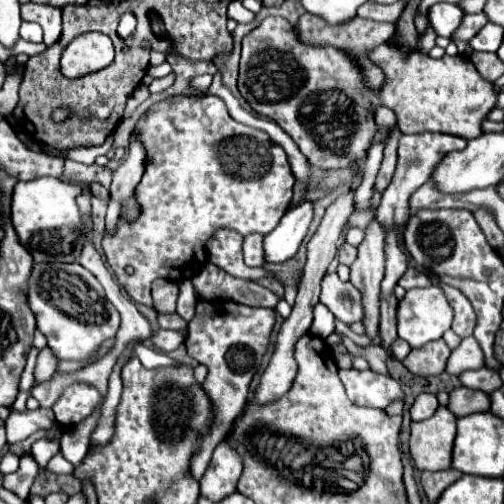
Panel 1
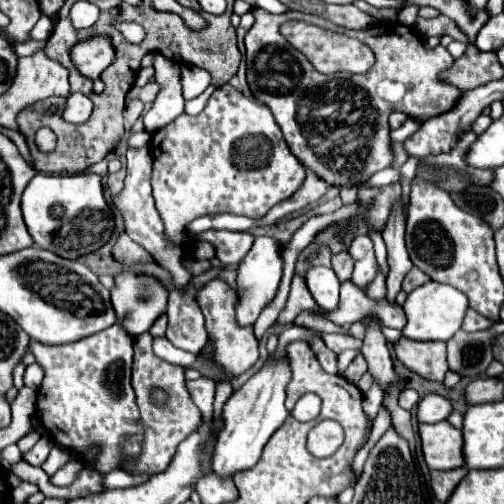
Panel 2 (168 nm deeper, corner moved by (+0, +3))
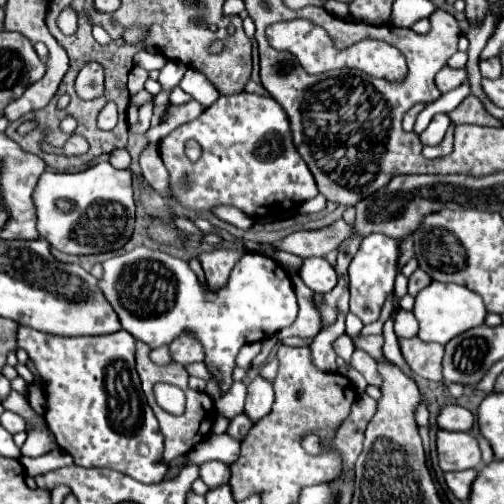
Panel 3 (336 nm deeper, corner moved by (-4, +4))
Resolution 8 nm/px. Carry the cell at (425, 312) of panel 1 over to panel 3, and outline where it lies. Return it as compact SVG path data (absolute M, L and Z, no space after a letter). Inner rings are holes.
M432 282L424 290L418 292L412 314L416 316L416 320L420 324L418 338L422 342L446 344L454 336L458 336L458 334L474 328L474 326L480 326L484 322L486 308L482 304L482 298L478 294L474 294L472 290L468 290L466 286L460 286L454 282L448 282L448 284Z

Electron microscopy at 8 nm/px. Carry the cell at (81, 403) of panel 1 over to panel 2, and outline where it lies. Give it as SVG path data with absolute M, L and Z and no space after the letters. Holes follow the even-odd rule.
M120 325L66 345L30 341L28 351L44 369L36 417L56 445L76 453L82 463L86 463L86 453L96 447L98 455L92 467L100 473L122 469L128 459L136 459L142 453L144 425L130 385L132 337Z

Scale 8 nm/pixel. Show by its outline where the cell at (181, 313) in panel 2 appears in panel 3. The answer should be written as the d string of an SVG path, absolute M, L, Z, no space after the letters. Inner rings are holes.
M182 332L182 336L178 336L174 340L174 344L170 344L170 356L178 364L202 362L204 360L204 348L198 340L194 340L194 336L190 336L190 332Z

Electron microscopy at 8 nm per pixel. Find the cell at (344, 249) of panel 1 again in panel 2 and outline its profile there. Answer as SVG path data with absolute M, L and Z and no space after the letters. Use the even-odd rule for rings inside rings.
M344 251L344 253L338 253L338 255L332 255L332 269L334 269L334 273L338 275L340 281L348 281L350 279L352 267L354 267L354 263L352 263L350 253Z

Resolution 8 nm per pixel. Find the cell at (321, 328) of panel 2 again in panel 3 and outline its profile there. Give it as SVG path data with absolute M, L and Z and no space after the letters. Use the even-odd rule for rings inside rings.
M356 334L356 336L350 336L354 346L368 352L372 358L382 358L382 344L384 344L384 336L362 336L362 334Z

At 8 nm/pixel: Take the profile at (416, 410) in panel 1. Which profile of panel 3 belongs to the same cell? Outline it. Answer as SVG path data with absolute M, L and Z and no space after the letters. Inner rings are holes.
M448 404L440 410L436 418L438 426L444 430L454 430L454 432L468 432L474 424L474 416L470 410L458 406L458 404Z

